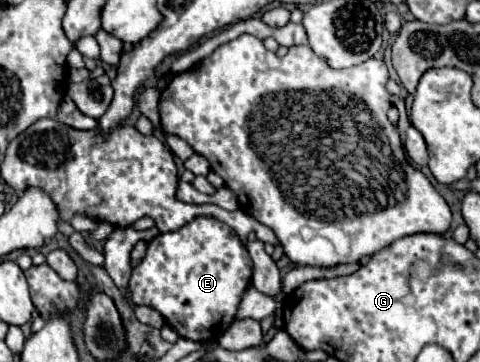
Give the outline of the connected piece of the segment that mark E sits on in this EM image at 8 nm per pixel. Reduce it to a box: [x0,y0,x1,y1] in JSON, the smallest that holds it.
[127,216,253,340]

